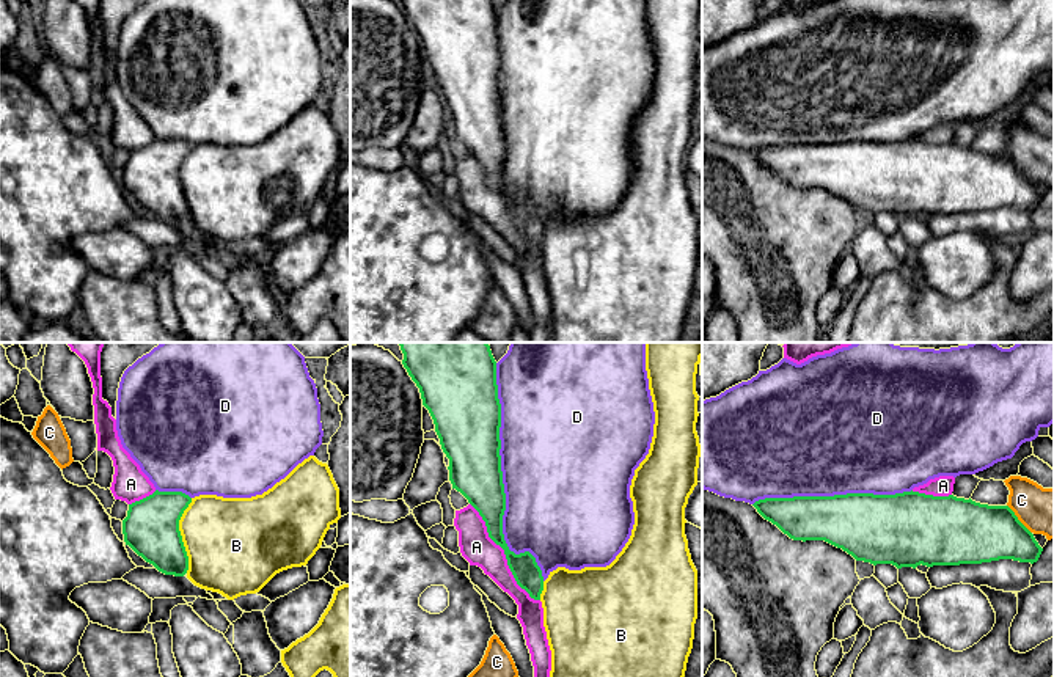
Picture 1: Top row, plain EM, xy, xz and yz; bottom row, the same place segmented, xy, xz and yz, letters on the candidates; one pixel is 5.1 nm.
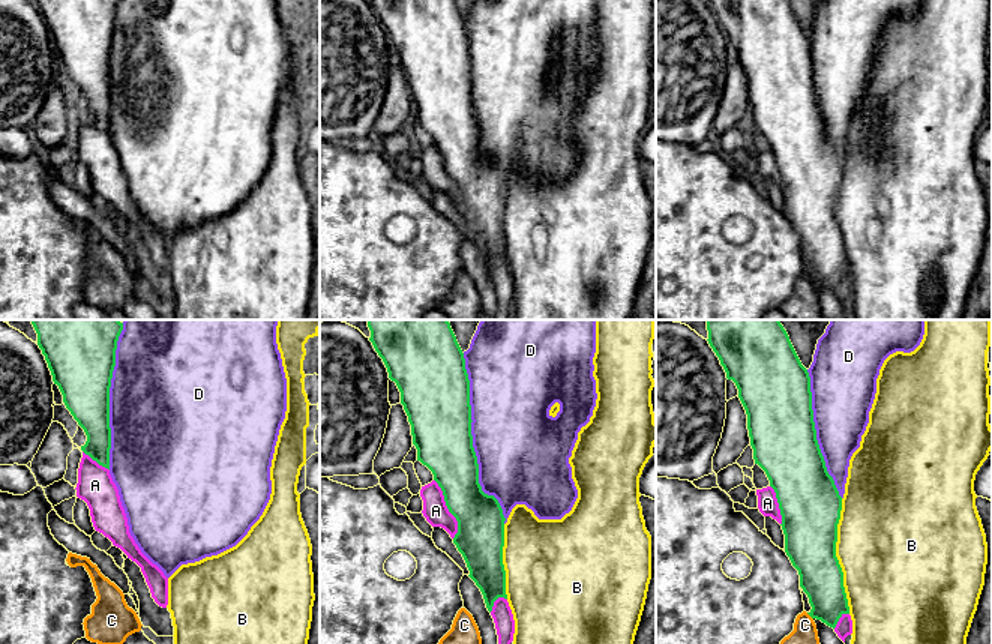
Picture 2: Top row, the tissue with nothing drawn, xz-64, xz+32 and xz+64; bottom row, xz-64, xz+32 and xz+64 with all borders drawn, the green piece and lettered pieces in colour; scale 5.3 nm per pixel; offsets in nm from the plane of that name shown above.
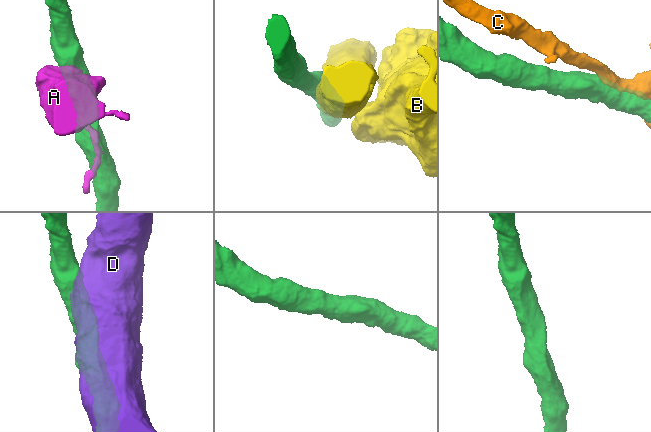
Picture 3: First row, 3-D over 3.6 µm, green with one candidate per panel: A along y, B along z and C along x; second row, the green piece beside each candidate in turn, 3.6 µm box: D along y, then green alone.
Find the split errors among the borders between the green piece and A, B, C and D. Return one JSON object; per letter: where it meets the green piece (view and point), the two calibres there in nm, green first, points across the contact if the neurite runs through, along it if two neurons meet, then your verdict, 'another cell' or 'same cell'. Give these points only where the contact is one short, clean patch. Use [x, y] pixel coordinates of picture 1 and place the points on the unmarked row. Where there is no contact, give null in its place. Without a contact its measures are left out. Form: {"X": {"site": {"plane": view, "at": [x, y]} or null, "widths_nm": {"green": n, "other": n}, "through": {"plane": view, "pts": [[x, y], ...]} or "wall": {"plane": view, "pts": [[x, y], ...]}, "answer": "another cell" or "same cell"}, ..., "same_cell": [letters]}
{"A": {"site": {"plane": "xz", "at": [505, 201]}, "widths_nm": {"green": 140, "other": 170}, "answer": "another cell"}, "B": {"site": {"plane": "xy", "at": [181, 184]}, "widths_nm": {"green": 280, "other": 440}, "answer": "another cell"}, "C": {"site": {"plane": "yz", "at": [1017, 167]}, "widths_nm": {"green": 320, "other": 260}, "answer": "another cell"}, "D": {"site": {"plane": "xz", "at": [501, 128]}, "widths_nm": {"green": 280, "other": 480}, "answer": "another cell"}, "same_cell": []}

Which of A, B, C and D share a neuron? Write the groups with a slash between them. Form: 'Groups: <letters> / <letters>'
Groups: A / B / C / D

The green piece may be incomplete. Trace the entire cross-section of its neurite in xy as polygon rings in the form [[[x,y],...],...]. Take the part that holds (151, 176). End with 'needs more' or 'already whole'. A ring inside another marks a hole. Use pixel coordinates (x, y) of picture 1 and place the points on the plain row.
[[[159,140],[129,152],[123,168],[124,190],[165,223],[184,225],[188,204],[179,168],[192,146],[182,140]]]; already whole

